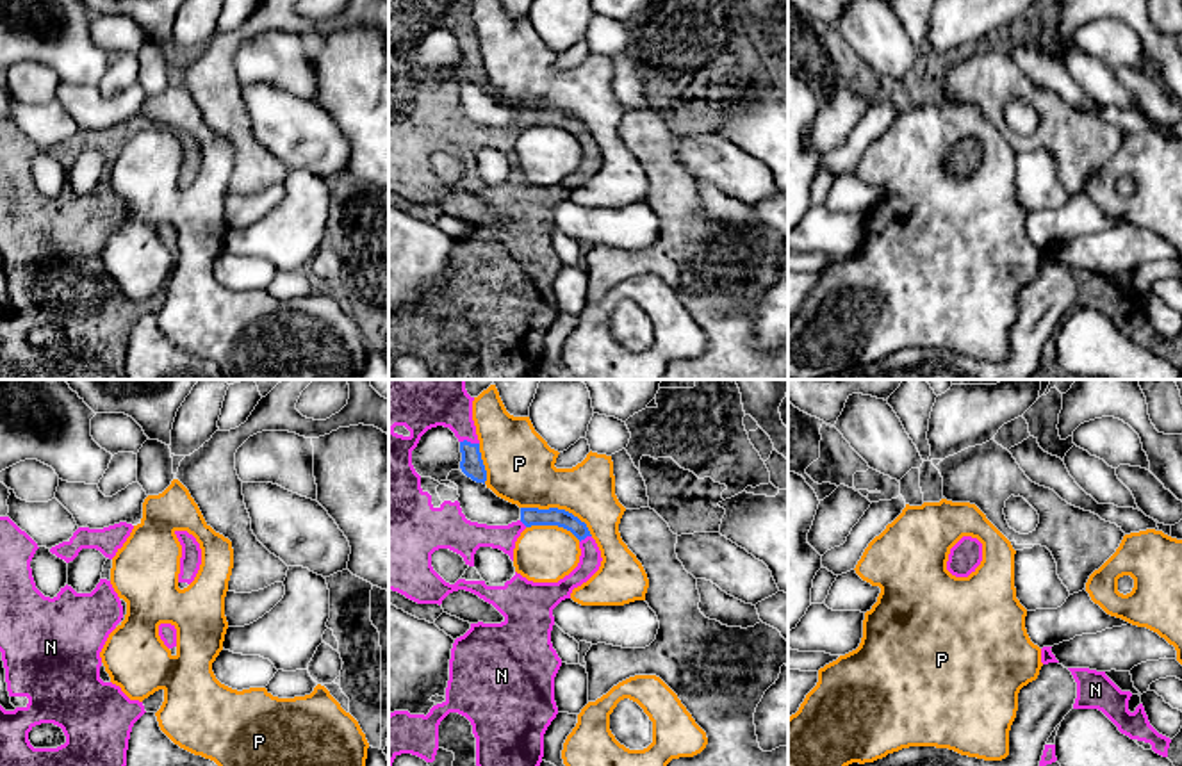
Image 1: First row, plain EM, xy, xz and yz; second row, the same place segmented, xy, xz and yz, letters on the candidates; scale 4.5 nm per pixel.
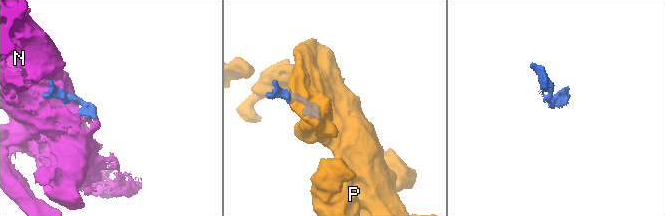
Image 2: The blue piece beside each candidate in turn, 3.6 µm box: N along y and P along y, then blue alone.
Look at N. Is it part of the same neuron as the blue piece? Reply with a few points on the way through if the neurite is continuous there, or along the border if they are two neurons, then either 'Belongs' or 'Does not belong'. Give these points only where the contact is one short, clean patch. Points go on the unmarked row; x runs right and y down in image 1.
Belongs

